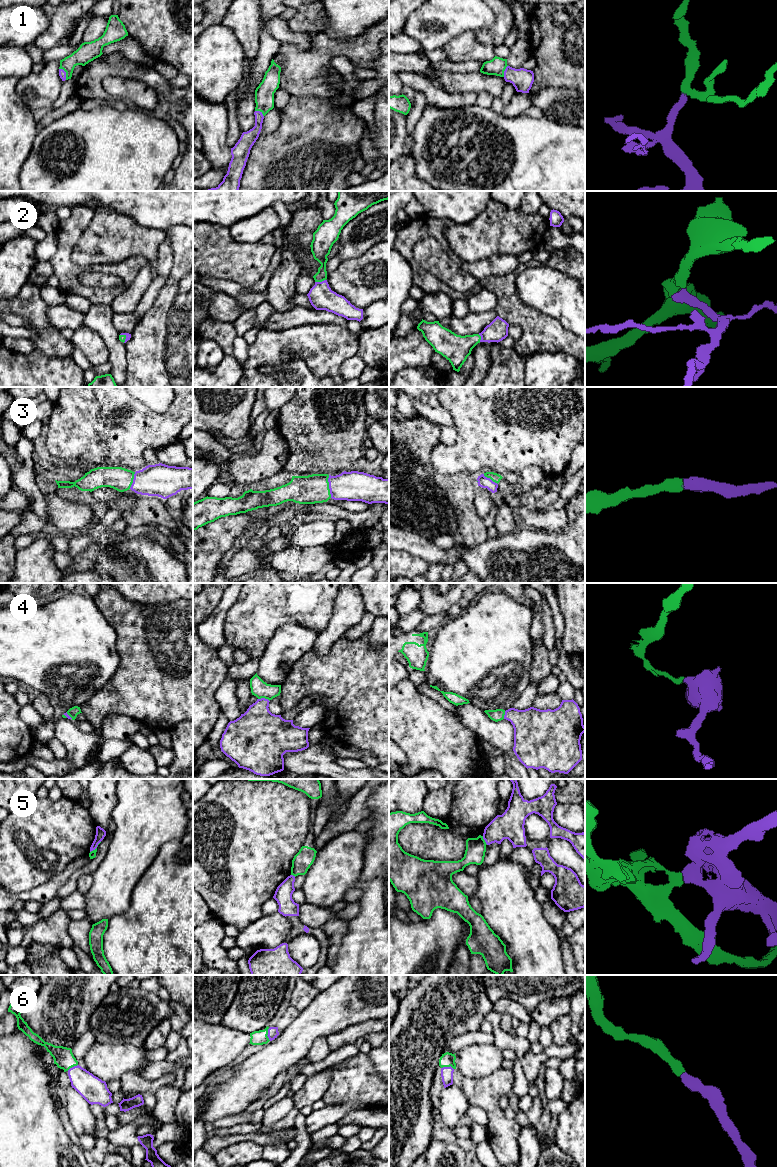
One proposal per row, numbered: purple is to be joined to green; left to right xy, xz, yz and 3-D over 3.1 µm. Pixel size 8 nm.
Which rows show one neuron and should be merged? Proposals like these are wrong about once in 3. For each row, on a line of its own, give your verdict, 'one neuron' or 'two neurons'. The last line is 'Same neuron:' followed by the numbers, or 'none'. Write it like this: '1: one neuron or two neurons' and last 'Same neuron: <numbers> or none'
1: one neuron
2: one neuron
3: one neuron
4: two neurons
5: two neurons
6: one neuron
Same neuron: 1, 2, 3, 6

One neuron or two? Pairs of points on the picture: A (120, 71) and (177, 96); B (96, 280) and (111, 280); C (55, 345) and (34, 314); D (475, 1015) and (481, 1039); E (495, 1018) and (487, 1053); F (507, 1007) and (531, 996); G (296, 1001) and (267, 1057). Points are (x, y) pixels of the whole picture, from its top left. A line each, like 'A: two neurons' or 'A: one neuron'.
A: one neuron
B: one neuron
C: one neuron
D: two neurons
E: two neurons
F: two neurons
G: two neurons

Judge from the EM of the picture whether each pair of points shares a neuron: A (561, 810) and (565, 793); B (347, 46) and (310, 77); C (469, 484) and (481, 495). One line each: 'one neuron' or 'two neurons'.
A: two neurons
B: one neuron
C: two neurons

